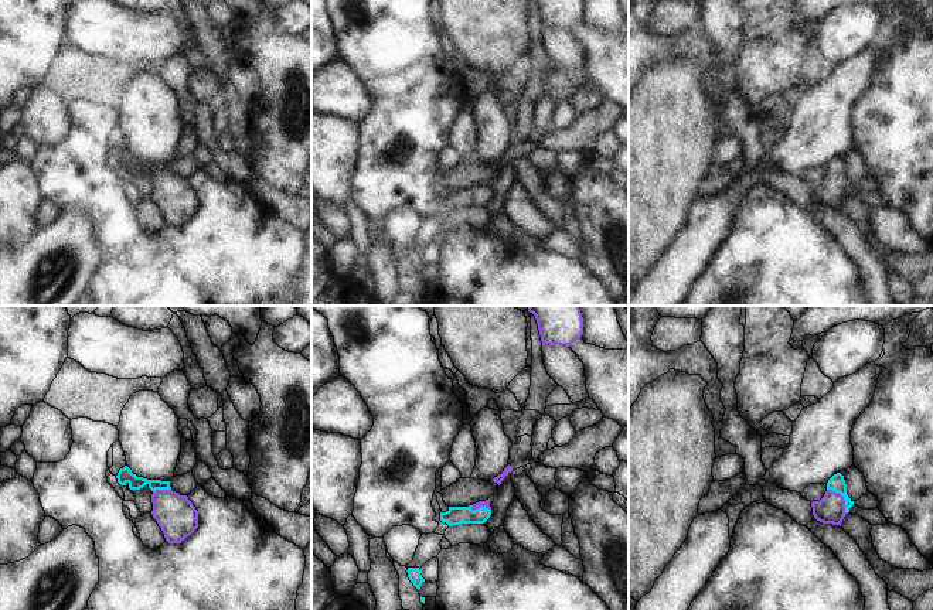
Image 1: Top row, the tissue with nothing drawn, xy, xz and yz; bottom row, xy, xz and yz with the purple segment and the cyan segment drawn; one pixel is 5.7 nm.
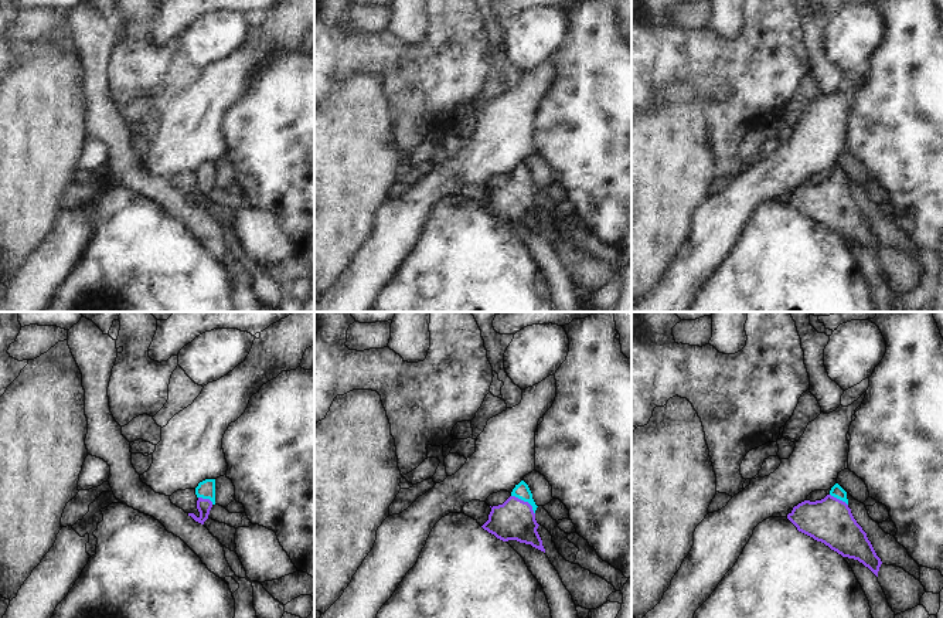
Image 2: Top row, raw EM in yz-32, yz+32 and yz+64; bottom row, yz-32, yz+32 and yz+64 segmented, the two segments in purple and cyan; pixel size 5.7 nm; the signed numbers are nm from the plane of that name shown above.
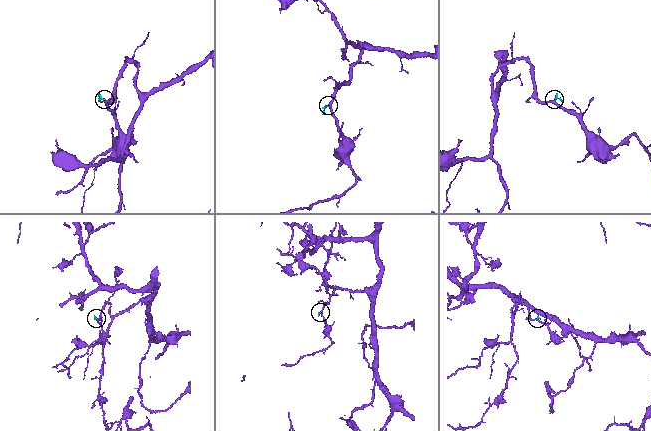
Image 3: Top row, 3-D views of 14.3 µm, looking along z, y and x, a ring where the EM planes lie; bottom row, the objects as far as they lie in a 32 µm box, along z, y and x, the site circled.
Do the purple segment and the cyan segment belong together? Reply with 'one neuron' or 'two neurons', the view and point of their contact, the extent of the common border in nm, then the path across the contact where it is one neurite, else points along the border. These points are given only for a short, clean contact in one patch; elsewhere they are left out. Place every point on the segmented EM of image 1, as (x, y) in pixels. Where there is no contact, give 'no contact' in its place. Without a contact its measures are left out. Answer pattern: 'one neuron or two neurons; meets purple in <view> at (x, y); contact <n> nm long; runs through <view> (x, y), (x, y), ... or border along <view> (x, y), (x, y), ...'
one neuron; meets purple in yz at (843, 497); contact 180 nm long; runs through yz (831, 508), (843, 497), (837, 491), (837, 483)

